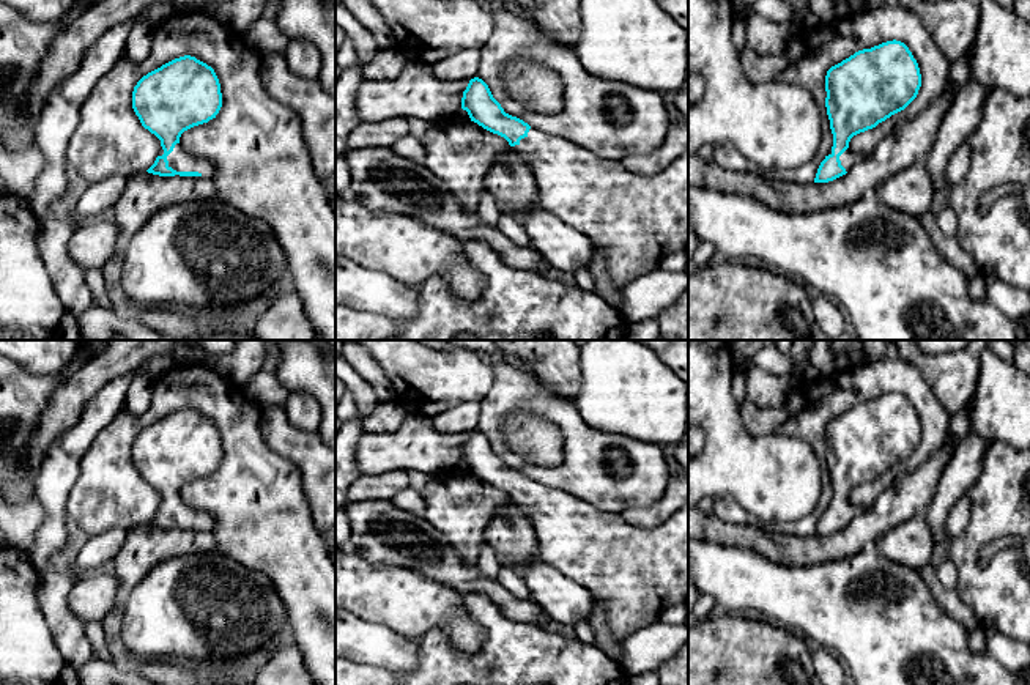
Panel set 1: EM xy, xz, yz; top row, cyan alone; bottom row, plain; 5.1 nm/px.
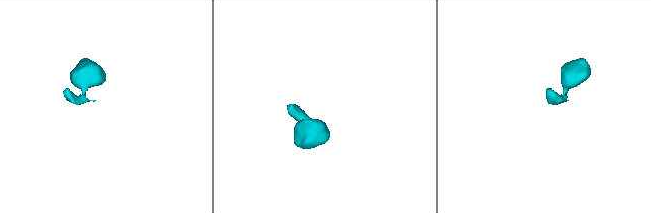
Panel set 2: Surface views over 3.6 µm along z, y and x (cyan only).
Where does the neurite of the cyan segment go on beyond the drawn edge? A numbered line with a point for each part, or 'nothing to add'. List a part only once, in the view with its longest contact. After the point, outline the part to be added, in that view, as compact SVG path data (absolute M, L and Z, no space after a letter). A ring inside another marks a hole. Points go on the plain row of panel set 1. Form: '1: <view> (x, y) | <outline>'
1: xy (178, 512) | M180 496L167 509L169 520L176 524L198 524L202 531L213 532L213 517L208 512L202 512L186 505Z

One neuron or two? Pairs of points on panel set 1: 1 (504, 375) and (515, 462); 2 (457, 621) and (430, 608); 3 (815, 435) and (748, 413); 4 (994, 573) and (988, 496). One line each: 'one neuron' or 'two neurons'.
1: one neuron
2: one neuron
3: one neuron
4: one neuron

